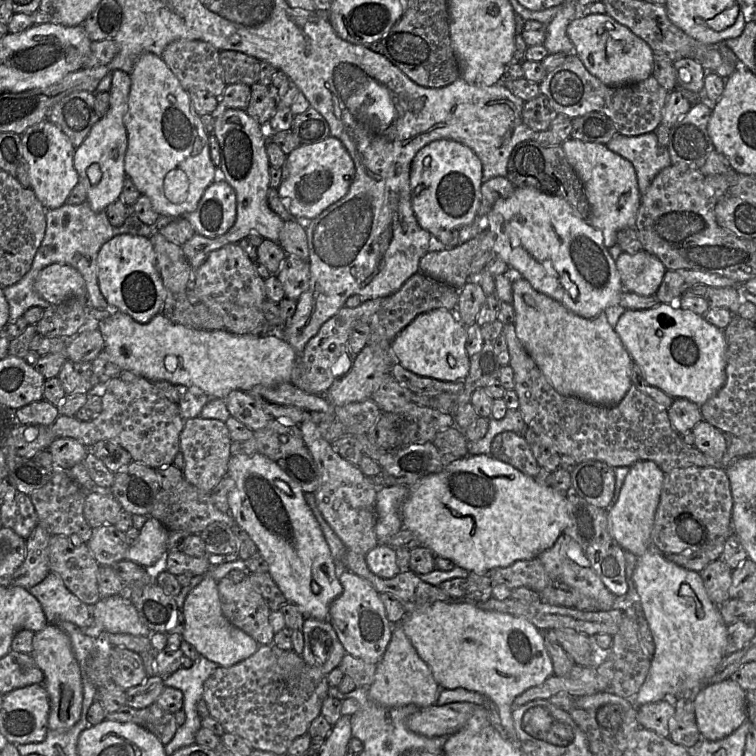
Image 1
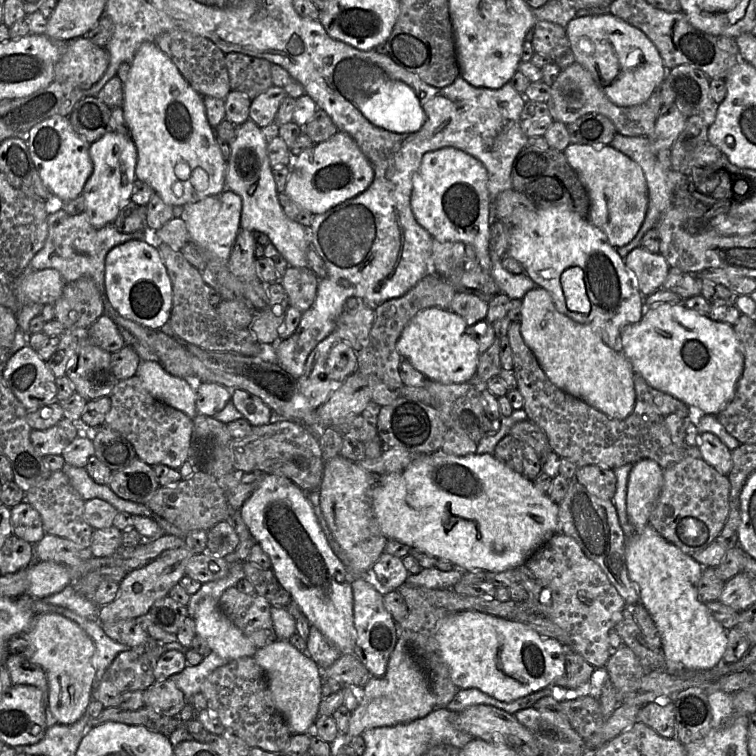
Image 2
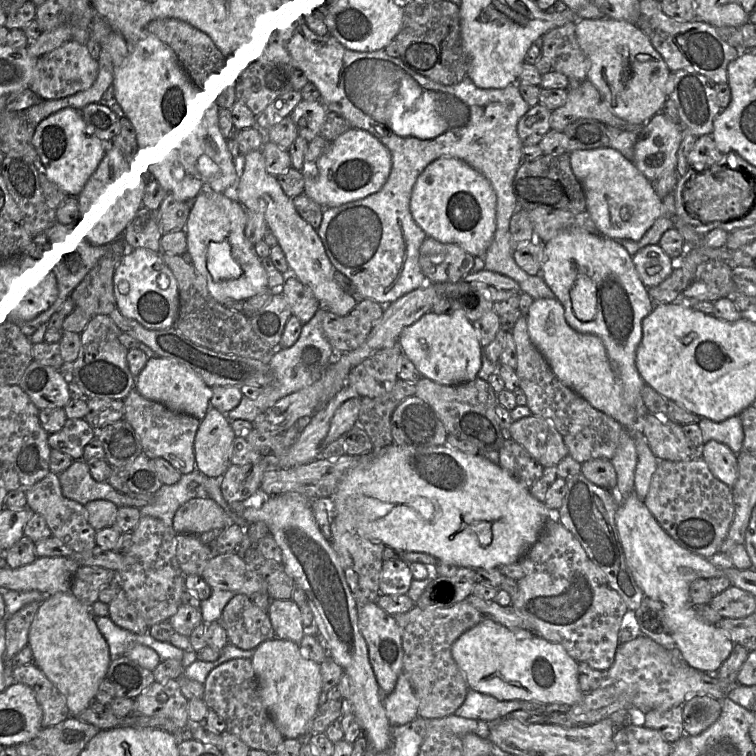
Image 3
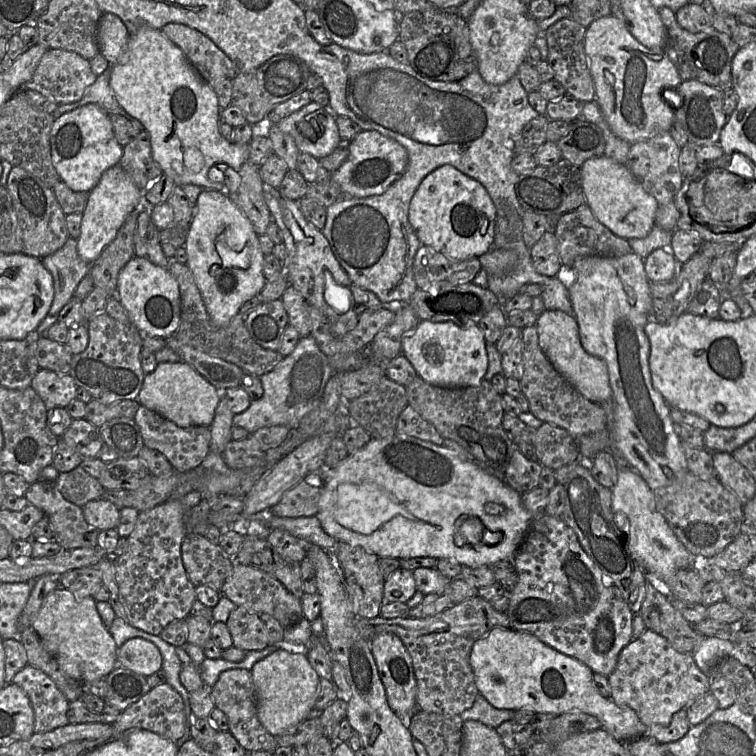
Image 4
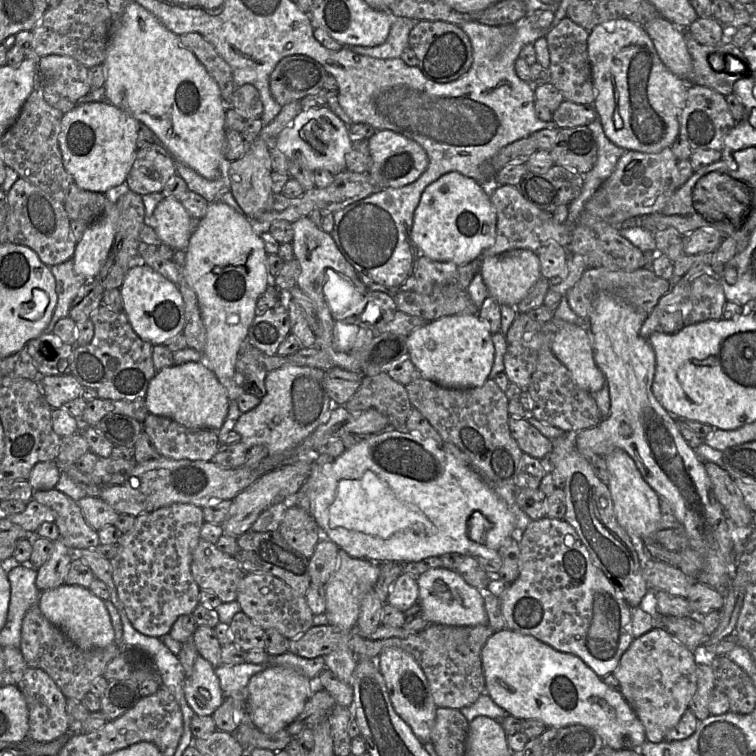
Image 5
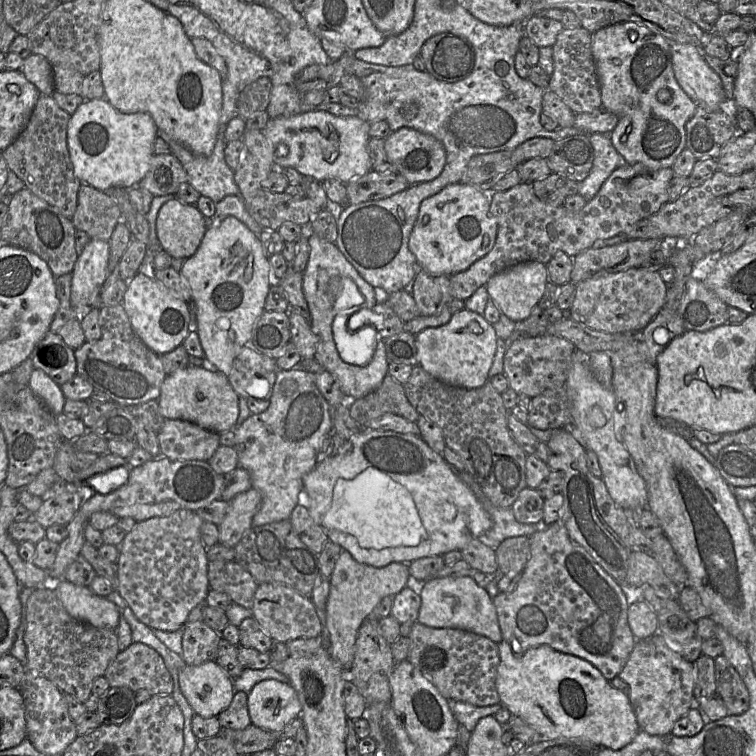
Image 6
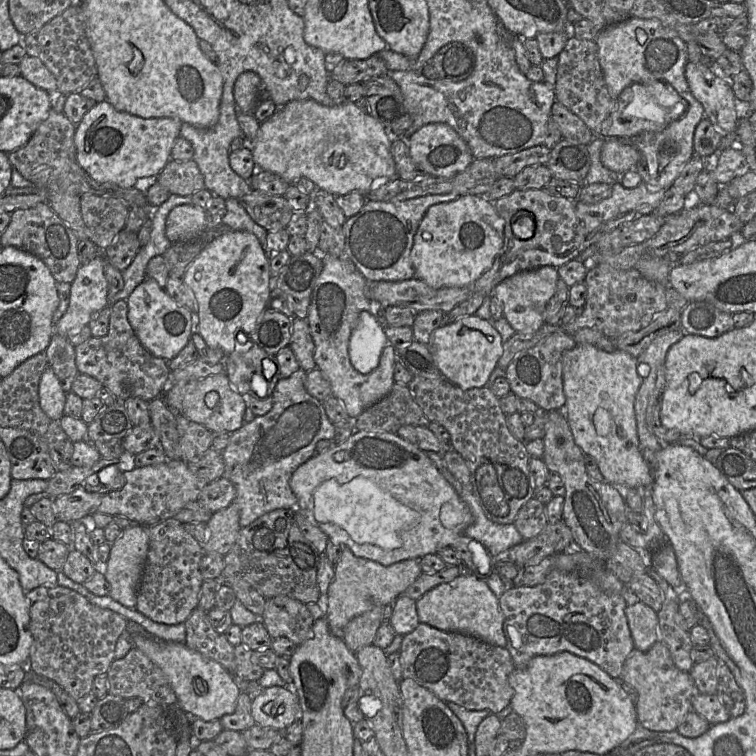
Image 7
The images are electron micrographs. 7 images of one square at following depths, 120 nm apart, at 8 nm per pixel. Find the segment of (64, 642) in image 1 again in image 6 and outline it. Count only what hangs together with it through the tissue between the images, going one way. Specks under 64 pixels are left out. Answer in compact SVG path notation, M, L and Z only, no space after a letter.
M62 578L54 591L72 617L98 628L115 630L118 627L119 607L107 600L106 597L98 596L89 587L75 585Z

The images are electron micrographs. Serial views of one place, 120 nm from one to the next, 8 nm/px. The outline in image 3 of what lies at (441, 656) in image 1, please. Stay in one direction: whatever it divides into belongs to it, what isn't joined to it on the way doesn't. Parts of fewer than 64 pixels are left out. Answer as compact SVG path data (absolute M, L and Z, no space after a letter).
M484 619L454 642L451 654L470 690L500 701L525 700L572 706L584 696L578 683L578 662L560 644L551 643L530 631L511 630Z

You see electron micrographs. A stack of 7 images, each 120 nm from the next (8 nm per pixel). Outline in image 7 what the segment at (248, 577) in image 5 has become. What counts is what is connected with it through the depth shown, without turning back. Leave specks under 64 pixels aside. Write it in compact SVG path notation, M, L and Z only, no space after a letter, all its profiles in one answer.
M285 595L266 600L260 621L272 639L285 637L297 646L311 637L314 624L307 605Z

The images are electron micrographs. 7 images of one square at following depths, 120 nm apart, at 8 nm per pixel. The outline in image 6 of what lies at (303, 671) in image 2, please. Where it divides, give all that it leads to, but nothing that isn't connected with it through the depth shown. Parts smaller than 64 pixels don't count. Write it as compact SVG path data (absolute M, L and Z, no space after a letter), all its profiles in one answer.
M268 679L257 683L248 693L251 724L272 732L281 732L285 725L301 714L297 693L289 683Z

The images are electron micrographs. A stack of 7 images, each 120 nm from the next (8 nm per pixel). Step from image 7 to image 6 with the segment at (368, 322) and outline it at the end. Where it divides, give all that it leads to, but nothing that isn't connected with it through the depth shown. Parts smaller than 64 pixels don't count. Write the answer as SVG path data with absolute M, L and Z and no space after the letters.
M336 319L333 321L333 339L338 351L340 358L348 363L355 366L365 366L367 365L374 354L375 344L377 343L379 333L372 325L363 325L357 329L351 330L349 328L349 320L348 322L341 323L341 327L339 330L337 329Z

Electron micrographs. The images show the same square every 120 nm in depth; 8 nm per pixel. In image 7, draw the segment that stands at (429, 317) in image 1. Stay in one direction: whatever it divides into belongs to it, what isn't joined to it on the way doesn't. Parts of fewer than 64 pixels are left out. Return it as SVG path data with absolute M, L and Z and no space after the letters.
M470 315L435 329L428 349L447 381L462 389L481 388L487 384L503 354L503 340L492 321Z

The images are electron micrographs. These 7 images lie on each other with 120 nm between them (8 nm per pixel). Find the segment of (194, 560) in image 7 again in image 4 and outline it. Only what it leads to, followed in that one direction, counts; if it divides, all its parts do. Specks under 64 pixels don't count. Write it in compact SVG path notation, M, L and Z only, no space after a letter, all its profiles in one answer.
M192 491L180 499L169 499L150 510L140 512L134 530L127 537L127 551L120 557L112 557L120 600L126 610L127 622L131 626L159 636L169 623L185 619L190 615L192 605L196 600L196 593L195 586L189 580L183 565L181 544L187 534L184 522L185 513L198 505L201 499L198 491Z

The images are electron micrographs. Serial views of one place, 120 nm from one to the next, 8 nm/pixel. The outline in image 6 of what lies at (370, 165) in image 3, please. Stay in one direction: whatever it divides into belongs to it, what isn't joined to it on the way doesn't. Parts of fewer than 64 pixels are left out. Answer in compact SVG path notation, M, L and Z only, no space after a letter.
M400 128L384 139L384 149L397 174L403 176L410 185L428 182L438 177L446 163L443 144L434 136L411 128Z

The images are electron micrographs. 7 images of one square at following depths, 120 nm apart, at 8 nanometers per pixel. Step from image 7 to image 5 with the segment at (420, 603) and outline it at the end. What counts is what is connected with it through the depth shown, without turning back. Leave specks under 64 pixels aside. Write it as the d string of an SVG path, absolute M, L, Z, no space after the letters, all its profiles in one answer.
M433 568L417 577L421 614L430 624L476 626L488 624L484 591L469 585L455 570Z

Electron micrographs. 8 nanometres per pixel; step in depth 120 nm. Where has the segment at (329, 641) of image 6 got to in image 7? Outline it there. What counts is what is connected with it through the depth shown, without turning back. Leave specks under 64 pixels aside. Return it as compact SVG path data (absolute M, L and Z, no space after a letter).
M343 547L340 560L335 565L334 579L327 593L326 618L331 633L343 638L344 627L354 617L374 607L393 605L395 600L422 574L420 559L408 559L384 566L378 562L355 556L348 547Z

